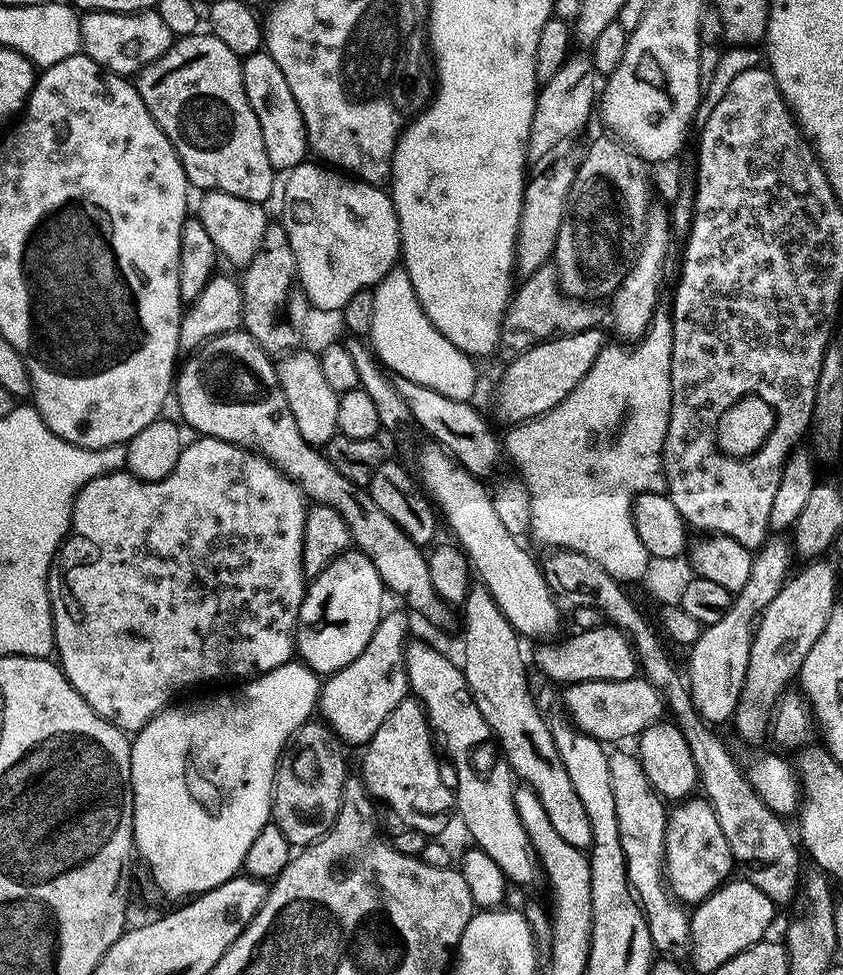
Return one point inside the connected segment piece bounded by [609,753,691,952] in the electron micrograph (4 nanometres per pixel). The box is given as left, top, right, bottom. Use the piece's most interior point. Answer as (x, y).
(643, 819)

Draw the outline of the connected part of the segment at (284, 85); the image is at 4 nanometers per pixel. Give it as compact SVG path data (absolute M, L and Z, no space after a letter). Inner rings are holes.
M261 50L247 57L243 65L248 104L254 110L254 114L258 114L262 138L266 142L266 154L277 173L291 174L310 156L306 122L294 98L294 90L290 90L290 83L287 82L285 74L282 74L282 70L267 51Z

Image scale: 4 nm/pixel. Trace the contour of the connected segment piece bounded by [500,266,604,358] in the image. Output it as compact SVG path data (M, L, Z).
M549 266L538 270L538 274L529 277L524 286L519 287L504 318L504 329L500 331L500 343L503 351L509 352L509 357L515 358L525 356L530 350L534 350L540 344L547 344L549 340L557 339L561 336L575 336L577 332L591 332L601 327L600 323L604 320L604 312L599 303L581 302L572 300L564 293L560 285L560 275L557 274L555 267Z

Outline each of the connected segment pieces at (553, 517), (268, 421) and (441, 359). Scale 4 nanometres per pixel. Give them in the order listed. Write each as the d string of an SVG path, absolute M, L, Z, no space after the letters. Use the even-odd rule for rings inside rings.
M657 315L647 336L635 347L636 352L627 352L629 349L624 346L619 346L620 348L605 346L598 362L594 362L590 374L586 374L584 381L566 402L538 420L513 427L509 431L512 433L508 436L508 444L506 440L507 455L509 452L524 471L522 480L532 496L532 524L540 524L540 532L548 532L548 528L556 528L556 524L560 524L560 528L576 528L576 540L580 540L580 544L576 544L576 553L592 559L606 571L608 571L608 544L628 544L628 536L632 536L632 531L636 529L628 528L628 524L636 524L634 505L638 498L645 494L659 493L666 484L664 479L664 443L668 437L668 419L673 410L672 347L674 346L674 334L672 333L672 321L671 315ZM636 448L640 448L640 472L636 472Z
M237 330L224 333L218 339L207 341L193 356L195 357L190 359L185 366L183 363L176 383L176 399L178 398L180 412L185 420L183 423L186 426L188 424L197 431L197 435L205 439L224 441L263 456L284 475L299 484L305 497L313 503L328 505L347 520L360 515L363 503L358 502L355 496L357 495L355 485L343 478L327 455L306 442L298 429L293 411L286 402L285 392L277 376L275 361L254 342L247 331Z
M397 266L384 281L377 284L370 302L374 306L371 347L379 361L393 377L401 376L418 386L437 391L448 399L471 401L476 395L477 361L454 346L430 322L422 302L410 282L410 274Z

